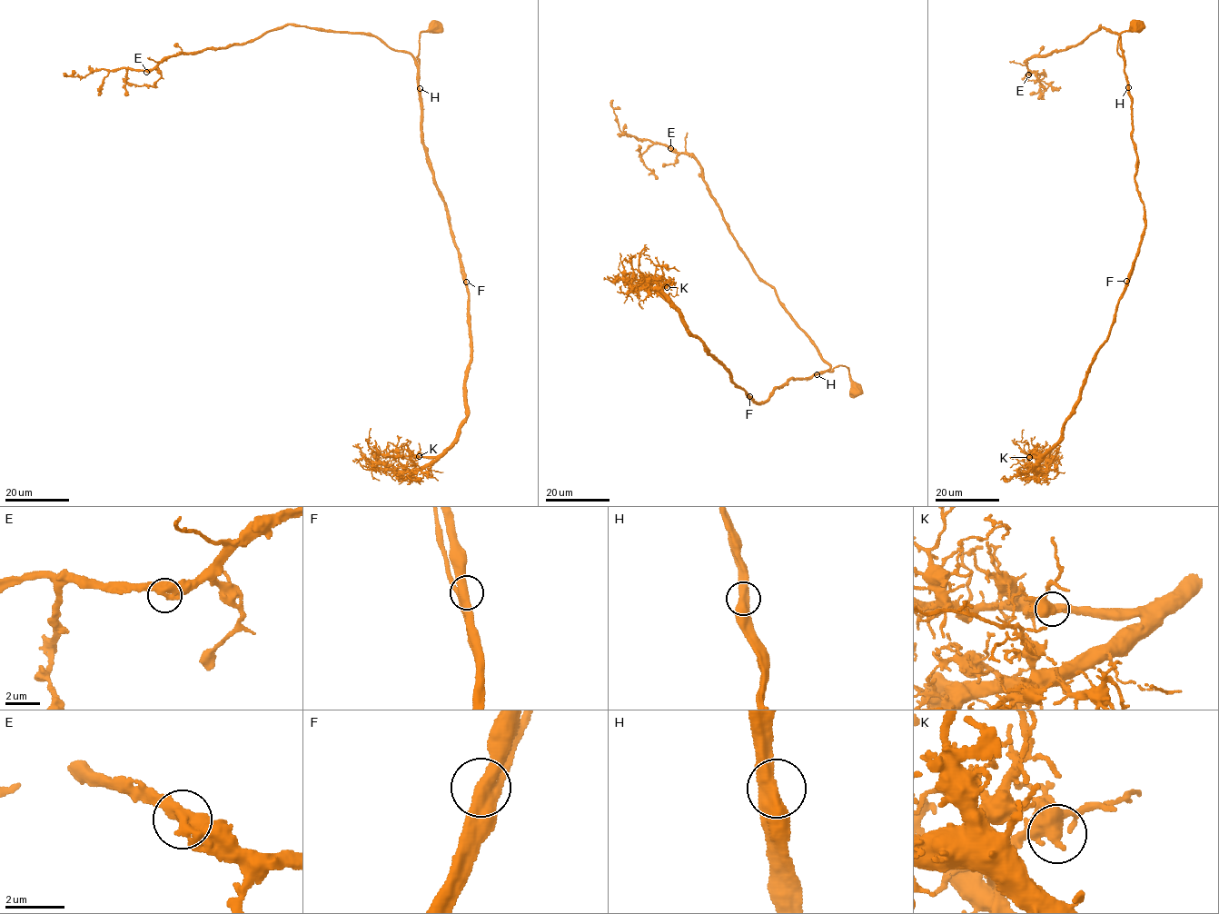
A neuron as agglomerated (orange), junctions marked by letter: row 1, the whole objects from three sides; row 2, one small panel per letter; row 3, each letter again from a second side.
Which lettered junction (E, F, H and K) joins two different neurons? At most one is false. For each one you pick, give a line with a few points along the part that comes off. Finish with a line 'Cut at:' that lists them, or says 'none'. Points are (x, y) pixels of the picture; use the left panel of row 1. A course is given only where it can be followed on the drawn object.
Cut at: none

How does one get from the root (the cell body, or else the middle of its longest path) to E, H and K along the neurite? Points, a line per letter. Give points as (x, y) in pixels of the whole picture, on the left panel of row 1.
E: (434, 25), (421, 32), (416, 60), (371, 35), (284, 24), (244, 43), (174, 54), (146, 72)
H: (434, 25), (429, 26), (420, 34), (417, 57), (420, 88)
K: (434, 25), (421, 32), (417, 57), (421, 133), (467, 293), (471, 351), (460, 434), (440, 454), (419, 456)

